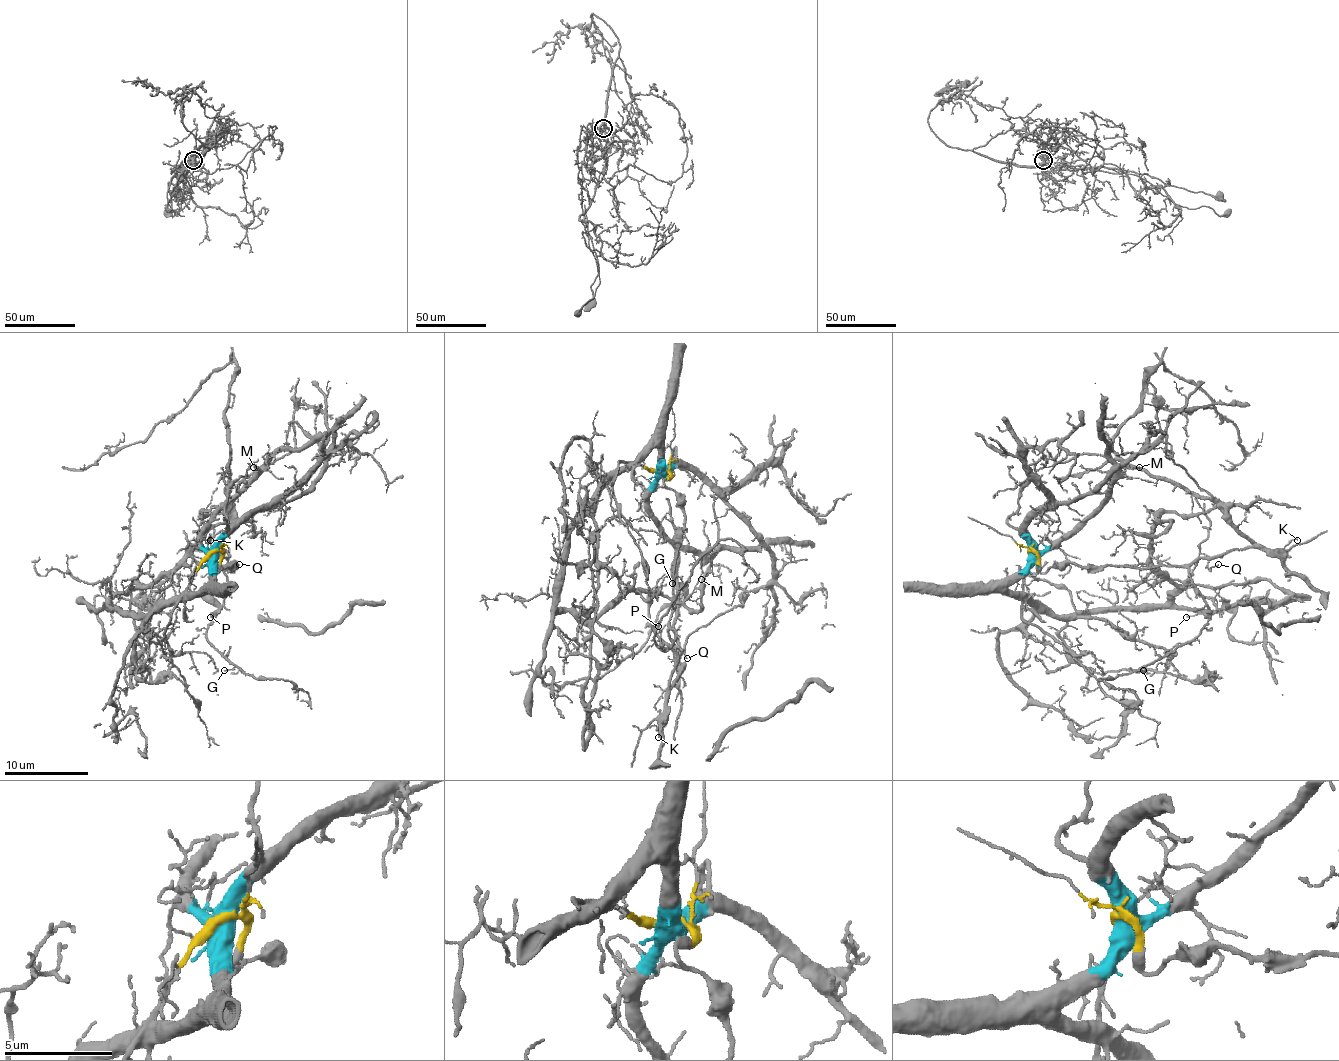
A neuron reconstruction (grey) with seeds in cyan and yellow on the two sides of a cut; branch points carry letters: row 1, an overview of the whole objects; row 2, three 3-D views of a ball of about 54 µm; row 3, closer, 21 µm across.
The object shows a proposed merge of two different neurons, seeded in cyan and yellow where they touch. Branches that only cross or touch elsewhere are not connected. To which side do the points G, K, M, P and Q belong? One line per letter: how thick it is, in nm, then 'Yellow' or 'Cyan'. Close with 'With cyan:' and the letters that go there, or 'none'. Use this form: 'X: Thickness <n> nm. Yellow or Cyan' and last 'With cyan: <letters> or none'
G: Thickness 100 nm. Yellow
K: Thickness 110 nm. Yellow
M: Thickness 130 nm. Cyan
P: Thickness 80 nm. Yellow
Q: Thickness 100 nm. Yellow
With cyan: M

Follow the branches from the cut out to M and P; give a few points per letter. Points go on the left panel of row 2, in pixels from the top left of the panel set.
M: (212, 553), (201, 544), (201, 532), (262, 469), (254, 467)
P: (212, 553), (218, 551), (222, 555), (216, 572), (235, 566), (222, 566), (227, 595), (220, 608), (210, 616)

